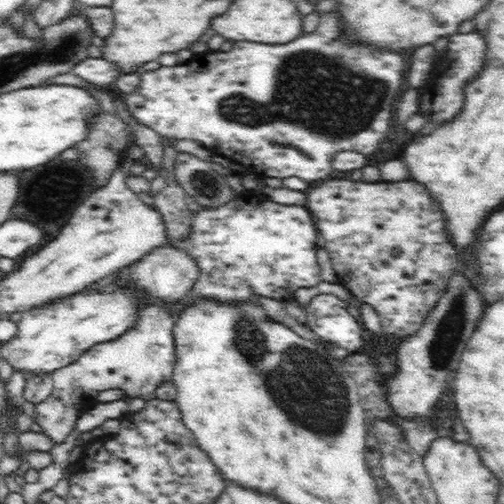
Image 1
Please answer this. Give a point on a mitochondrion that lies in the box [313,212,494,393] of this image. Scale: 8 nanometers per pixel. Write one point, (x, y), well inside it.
(448, 335)

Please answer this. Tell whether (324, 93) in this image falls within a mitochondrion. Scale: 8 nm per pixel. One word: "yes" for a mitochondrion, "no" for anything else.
yes

